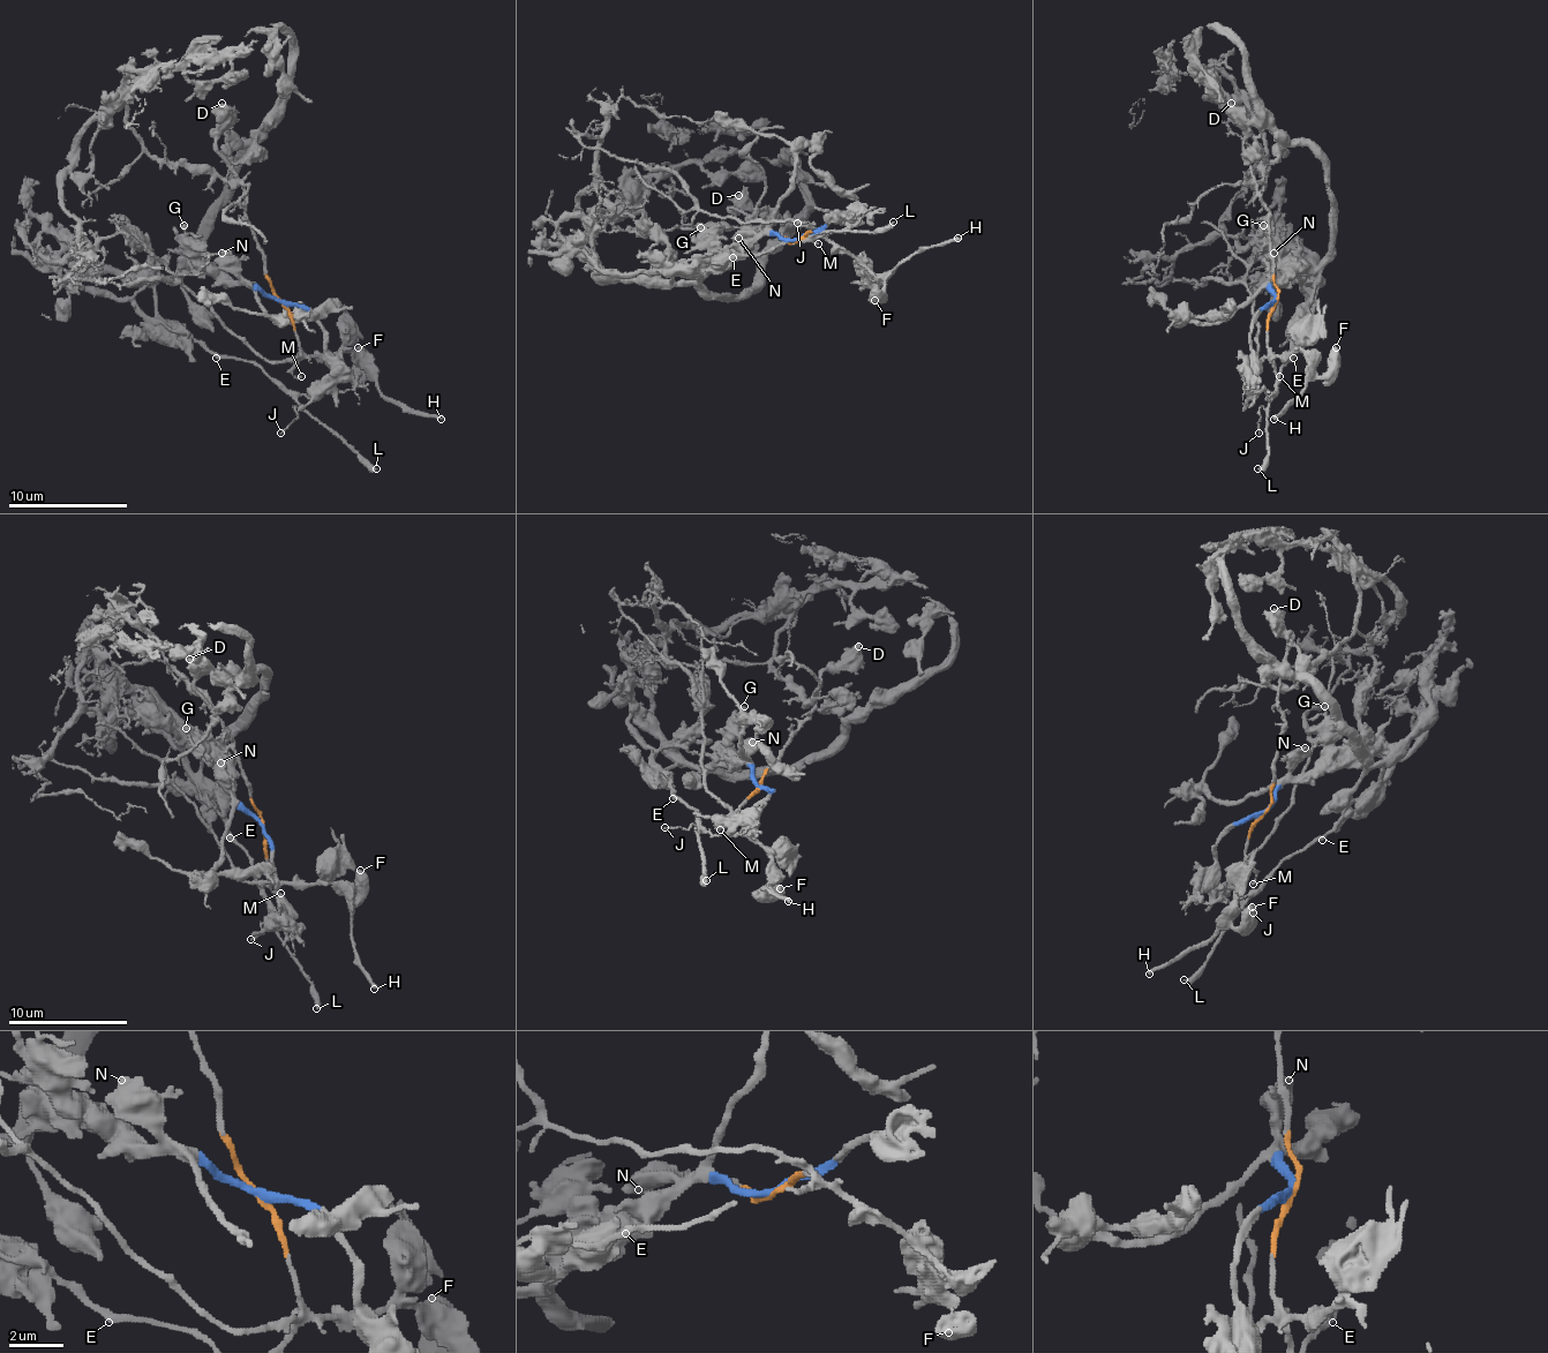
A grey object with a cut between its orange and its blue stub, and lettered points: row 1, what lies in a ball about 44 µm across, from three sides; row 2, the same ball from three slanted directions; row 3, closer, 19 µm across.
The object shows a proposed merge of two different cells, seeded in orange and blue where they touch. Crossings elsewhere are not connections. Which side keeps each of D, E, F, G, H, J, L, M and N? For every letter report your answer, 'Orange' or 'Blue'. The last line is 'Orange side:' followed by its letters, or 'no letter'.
D: Orange
E: Blue
F: Orange
G: Blue
H: Orange
J: Blue
L: Blue
M: Orange
N: Blue
Orange side: D, F, H, M

